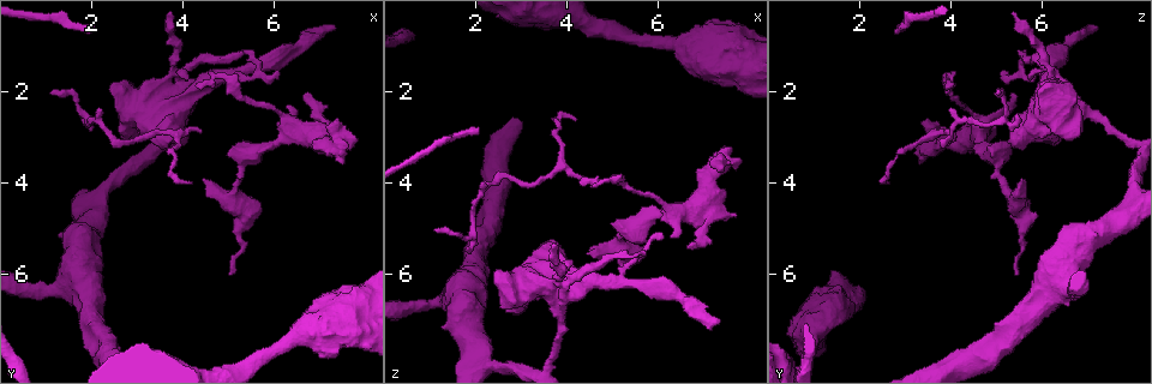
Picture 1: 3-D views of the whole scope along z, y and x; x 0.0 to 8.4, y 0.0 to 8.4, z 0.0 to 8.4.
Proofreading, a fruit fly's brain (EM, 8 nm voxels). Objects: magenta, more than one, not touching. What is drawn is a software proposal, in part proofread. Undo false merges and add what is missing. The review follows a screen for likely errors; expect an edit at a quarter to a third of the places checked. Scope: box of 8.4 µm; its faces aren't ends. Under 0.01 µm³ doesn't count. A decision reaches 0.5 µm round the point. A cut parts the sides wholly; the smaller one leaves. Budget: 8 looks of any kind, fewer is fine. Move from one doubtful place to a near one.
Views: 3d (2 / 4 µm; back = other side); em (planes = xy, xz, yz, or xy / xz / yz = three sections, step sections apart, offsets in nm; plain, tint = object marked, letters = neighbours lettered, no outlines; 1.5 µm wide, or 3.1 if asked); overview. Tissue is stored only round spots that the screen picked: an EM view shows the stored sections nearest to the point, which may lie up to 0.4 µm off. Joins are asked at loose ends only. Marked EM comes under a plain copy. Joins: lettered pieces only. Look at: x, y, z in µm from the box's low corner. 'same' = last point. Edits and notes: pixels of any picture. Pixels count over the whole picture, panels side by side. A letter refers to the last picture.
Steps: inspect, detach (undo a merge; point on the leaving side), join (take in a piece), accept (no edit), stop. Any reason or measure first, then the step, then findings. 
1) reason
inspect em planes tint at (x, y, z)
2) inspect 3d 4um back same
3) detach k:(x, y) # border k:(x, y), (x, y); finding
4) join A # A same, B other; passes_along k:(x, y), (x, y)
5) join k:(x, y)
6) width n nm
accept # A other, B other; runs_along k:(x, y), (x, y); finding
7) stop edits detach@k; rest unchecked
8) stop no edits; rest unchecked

branch stops here
inspect em xz step 4 tint at (4.15, 4.00, 2.65)

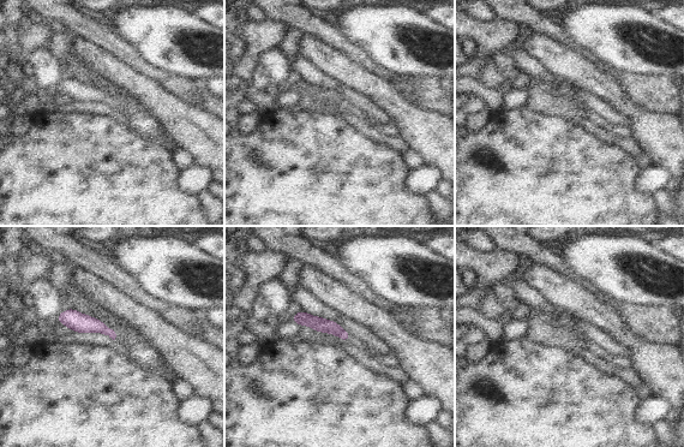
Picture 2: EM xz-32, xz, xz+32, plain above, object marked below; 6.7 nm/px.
inspect em planes letters same

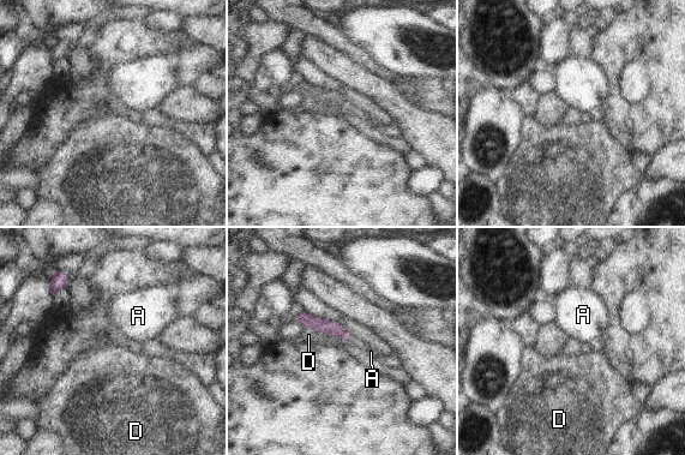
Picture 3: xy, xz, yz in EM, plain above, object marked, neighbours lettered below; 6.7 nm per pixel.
accept # A other, D other; runs_along 3:(298, 318), (335, 328), (349, 339); no lettered piece goes on from it

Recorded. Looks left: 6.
long arm stops here
inspect 3d 4um back at (1.15, 2.00, 5.00)

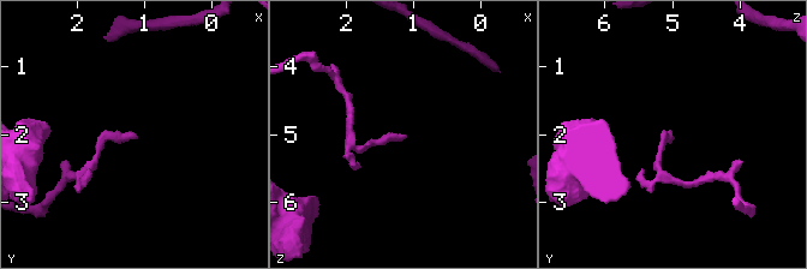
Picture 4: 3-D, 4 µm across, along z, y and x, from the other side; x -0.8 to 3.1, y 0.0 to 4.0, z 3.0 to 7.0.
inspect em planes letters at (1.15, 1.95, 5.05)

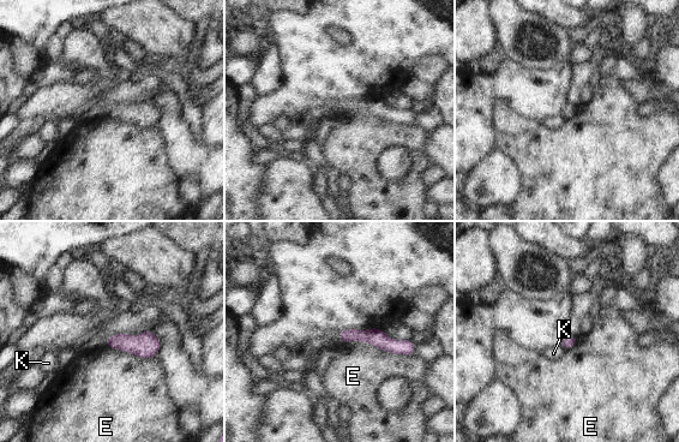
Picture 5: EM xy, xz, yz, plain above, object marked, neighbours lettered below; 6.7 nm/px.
longest_contact E 340 nm
accept # E other, K other; runs_along 5:(341, 335), (374, 335), (410, 348); no lettered piece goes on from it

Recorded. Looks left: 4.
an open end
inspect em planes letters at (2.10, 0.60, 2.80)

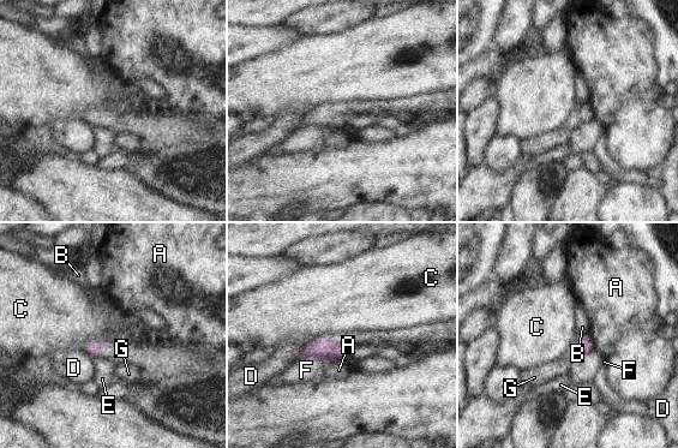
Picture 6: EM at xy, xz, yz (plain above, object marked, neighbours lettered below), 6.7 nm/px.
accept # A other, B other, C other, D other, E other, F other, G other; border 6:(118, 341), (91, 340), (82, 350); none of them fits

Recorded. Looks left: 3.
stop no edits; rest unchecked

